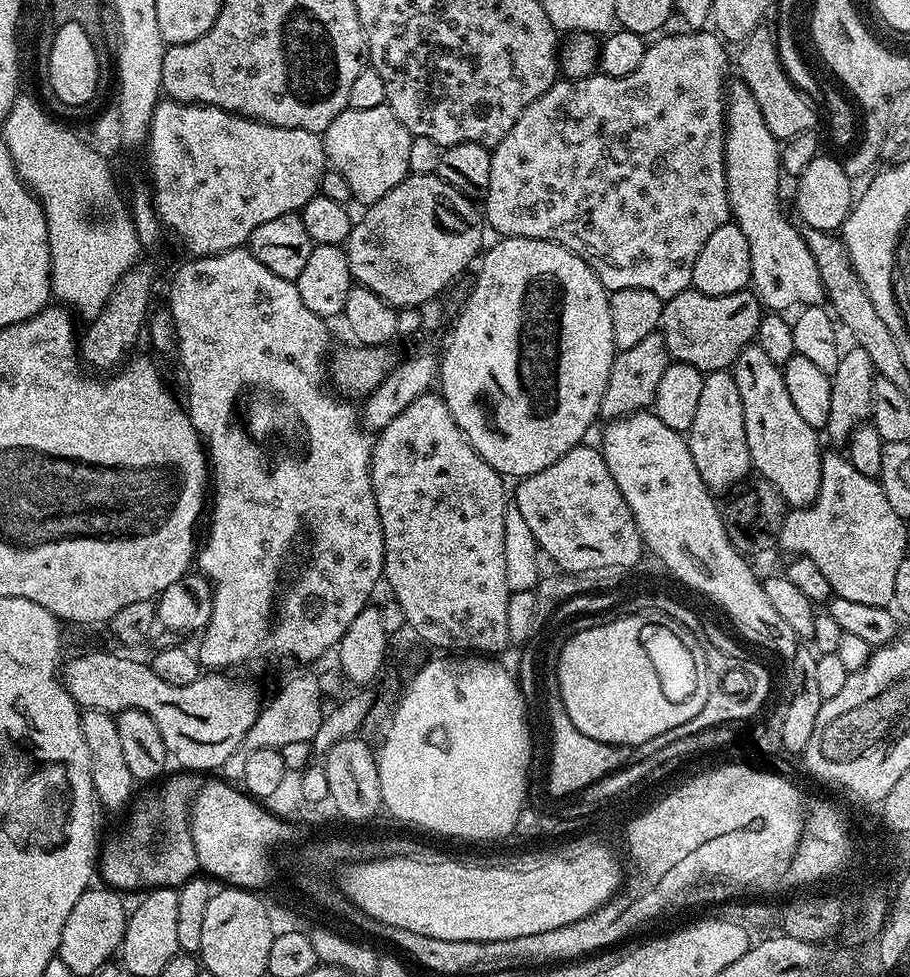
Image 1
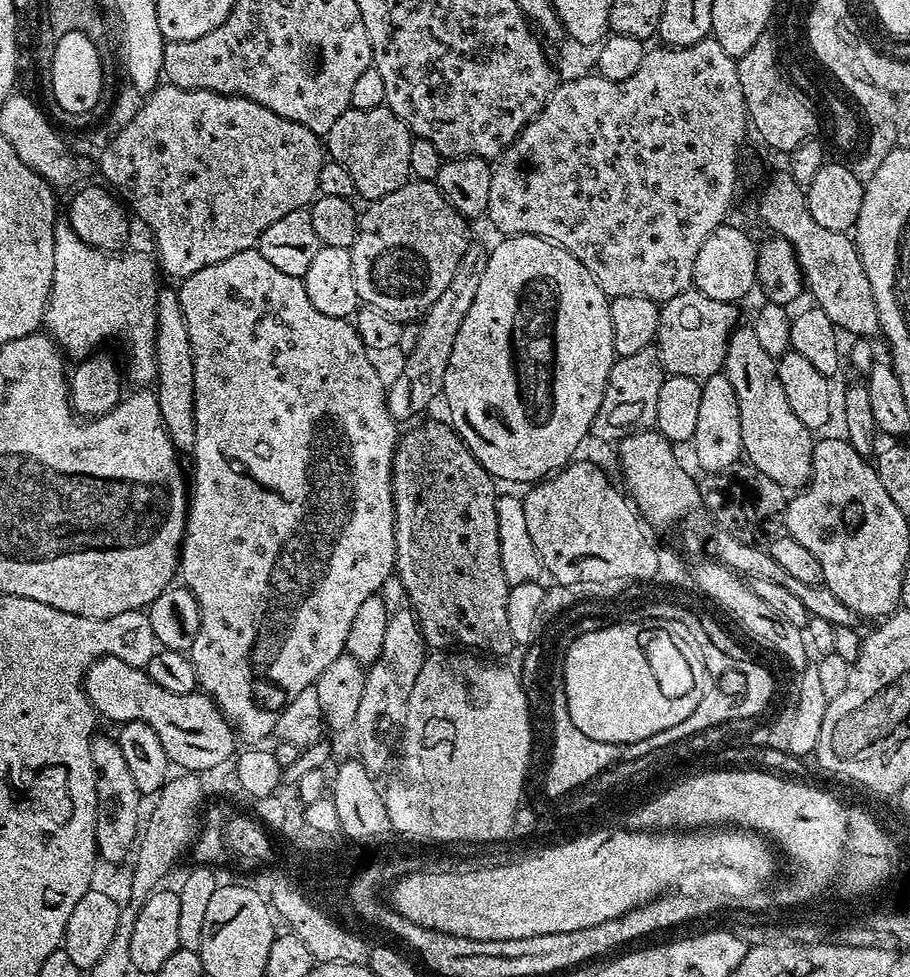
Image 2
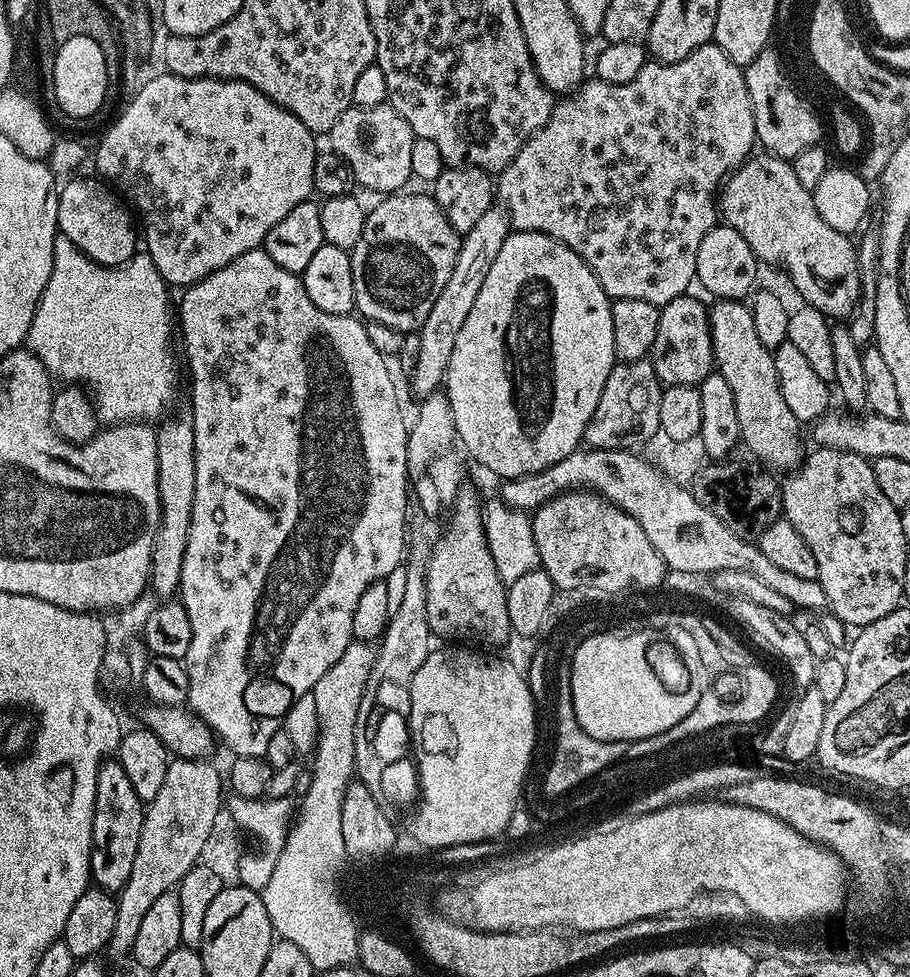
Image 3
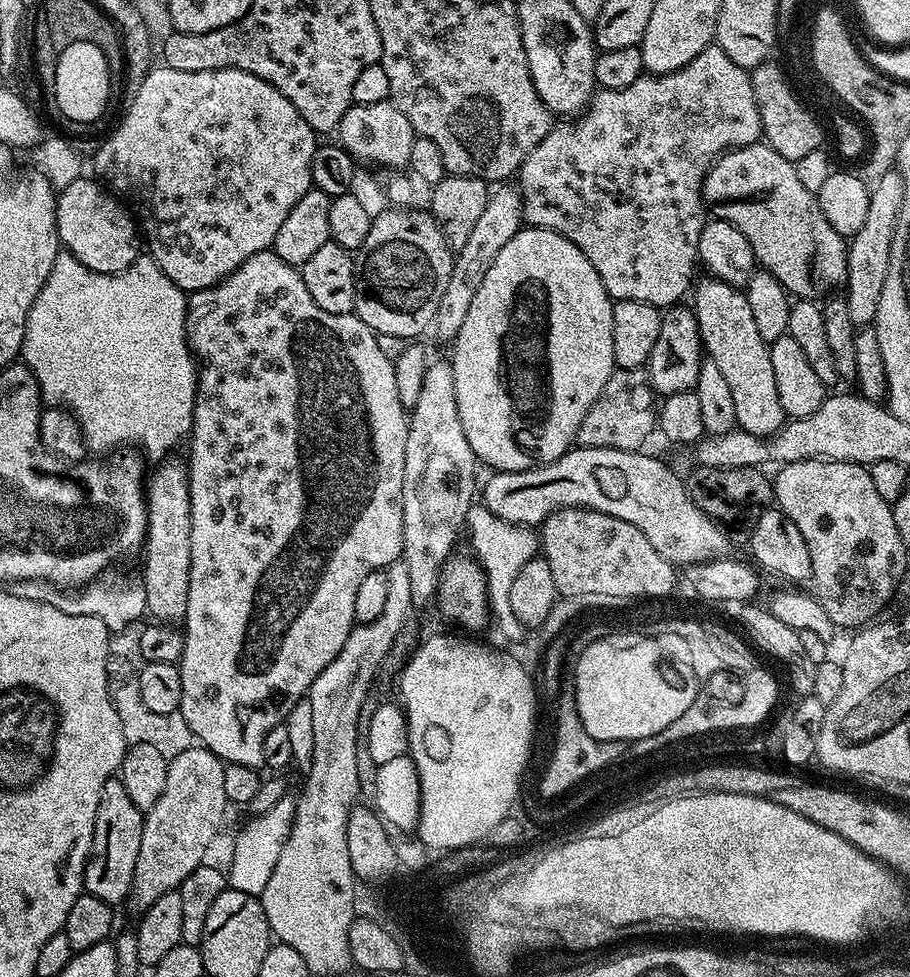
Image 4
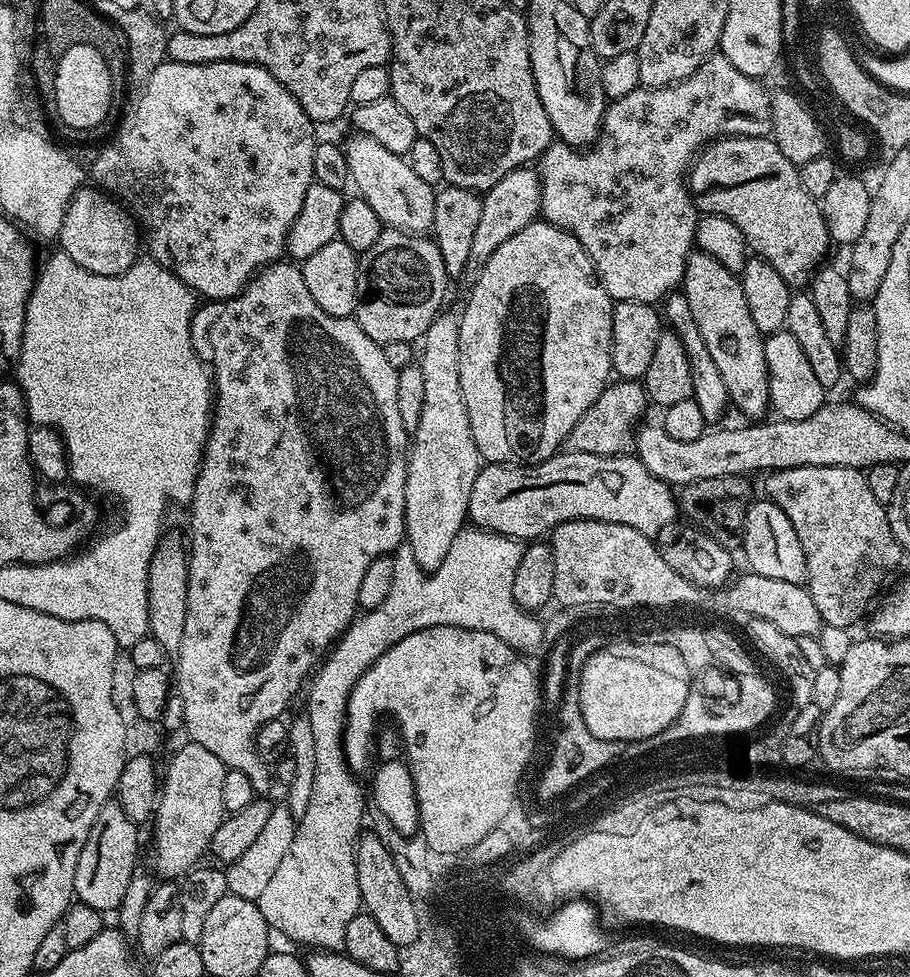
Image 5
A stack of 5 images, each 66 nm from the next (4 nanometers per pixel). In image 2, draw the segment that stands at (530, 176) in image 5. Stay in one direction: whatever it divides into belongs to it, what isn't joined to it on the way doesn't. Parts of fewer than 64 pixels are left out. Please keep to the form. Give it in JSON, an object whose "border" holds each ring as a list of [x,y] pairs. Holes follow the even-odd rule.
{"border":[[[476,244],[469,245],[462,262],[458,264],[450,283],[432,307],[424,313],[418,334],[418,340],[411,348],[396,380],[387,387],[387,409],[397,423],[403,424],[416,412],[422,411],[443,393],[446,366],[449,365],[450,353],[454,348],[454,339],[461,329],[462,319],[470,310],[478,285],[485,270],[487,255],[485,249]]]}

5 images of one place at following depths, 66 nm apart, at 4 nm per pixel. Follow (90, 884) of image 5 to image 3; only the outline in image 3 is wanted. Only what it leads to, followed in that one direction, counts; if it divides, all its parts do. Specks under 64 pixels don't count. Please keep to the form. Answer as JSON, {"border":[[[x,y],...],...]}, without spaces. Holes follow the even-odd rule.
{"border":[[[105,759],[96,775],[94,794],[90,876],[95,887],[116,894],[126,886],[130,870],[134,867],[134,854],[138,854],[138,838],[142,838],[145,807],[145,801],[140,800],[138,794],[134,794],[134,786],[131,785],[126,770],[122,770],[119,759]]]}

